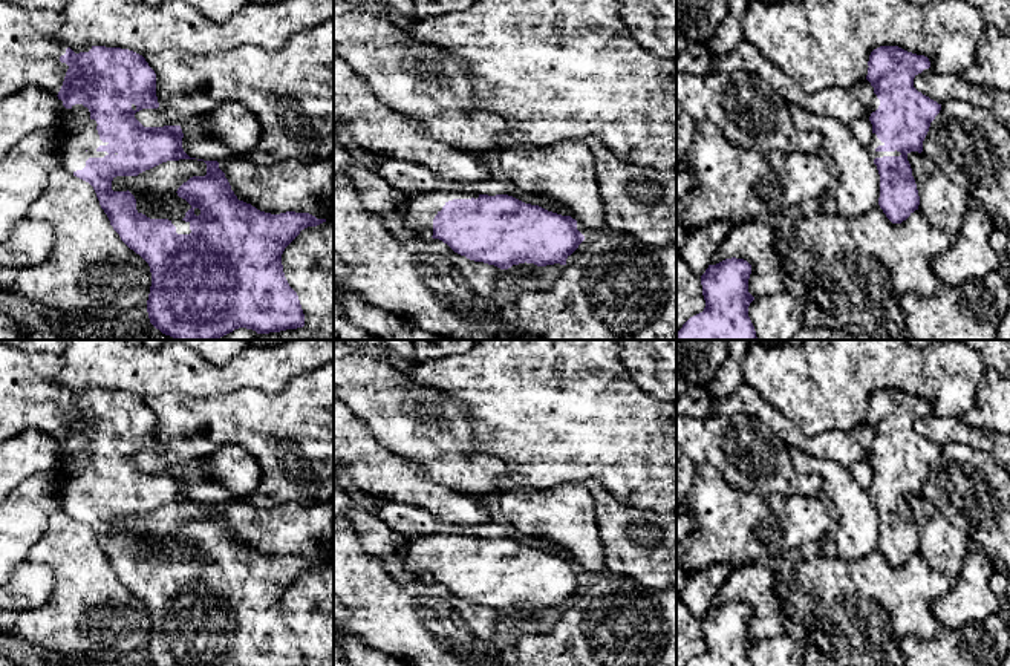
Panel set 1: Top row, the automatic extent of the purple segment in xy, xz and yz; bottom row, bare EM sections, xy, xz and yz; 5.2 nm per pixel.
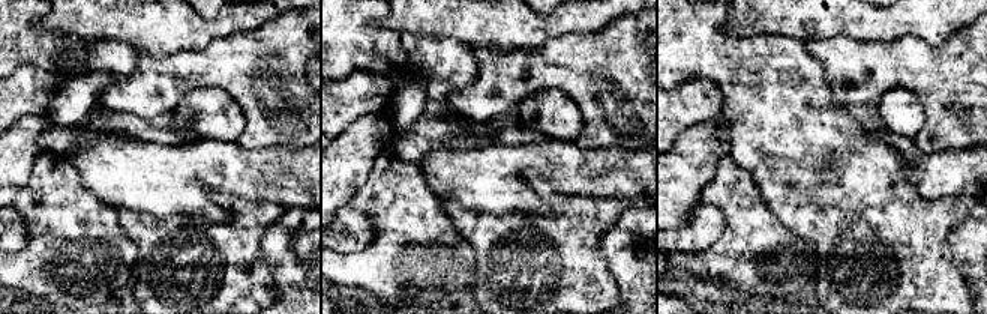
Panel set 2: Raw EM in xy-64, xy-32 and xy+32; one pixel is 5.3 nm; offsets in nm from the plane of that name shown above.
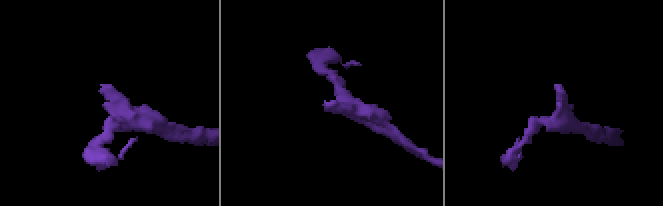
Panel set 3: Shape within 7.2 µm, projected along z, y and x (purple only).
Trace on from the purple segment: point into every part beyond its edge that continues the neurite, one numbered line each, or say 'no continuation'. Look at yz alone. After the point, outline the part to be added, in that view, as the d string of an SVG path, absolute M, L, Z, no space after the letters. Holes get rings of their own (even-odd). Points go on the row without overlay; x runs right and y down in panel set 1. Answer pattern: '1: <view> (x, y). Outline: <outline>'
1: yz (874, 486). Outline: M872 476L872 481L871 481L871 485L868 488L868 493L869 493L869 498L872 502L875 501L883 501L883 499L900 499L901 496L900 495L877 495L875 491L878 488L885 488L885 485L881 485L875 476Z

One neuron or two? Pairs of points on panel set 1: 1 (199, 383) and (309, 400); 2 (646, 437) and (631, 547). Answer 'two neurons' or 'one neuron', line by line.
1: two neurons
2: two neurons

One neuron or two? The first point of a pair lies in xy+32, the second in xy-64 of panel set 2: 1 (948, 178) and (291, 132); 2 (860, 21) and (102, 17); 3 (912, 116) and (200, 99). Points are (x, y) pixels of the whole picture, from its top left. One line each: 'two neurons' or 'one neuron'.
1: two neurons
2: one neuron
3: one neuron

